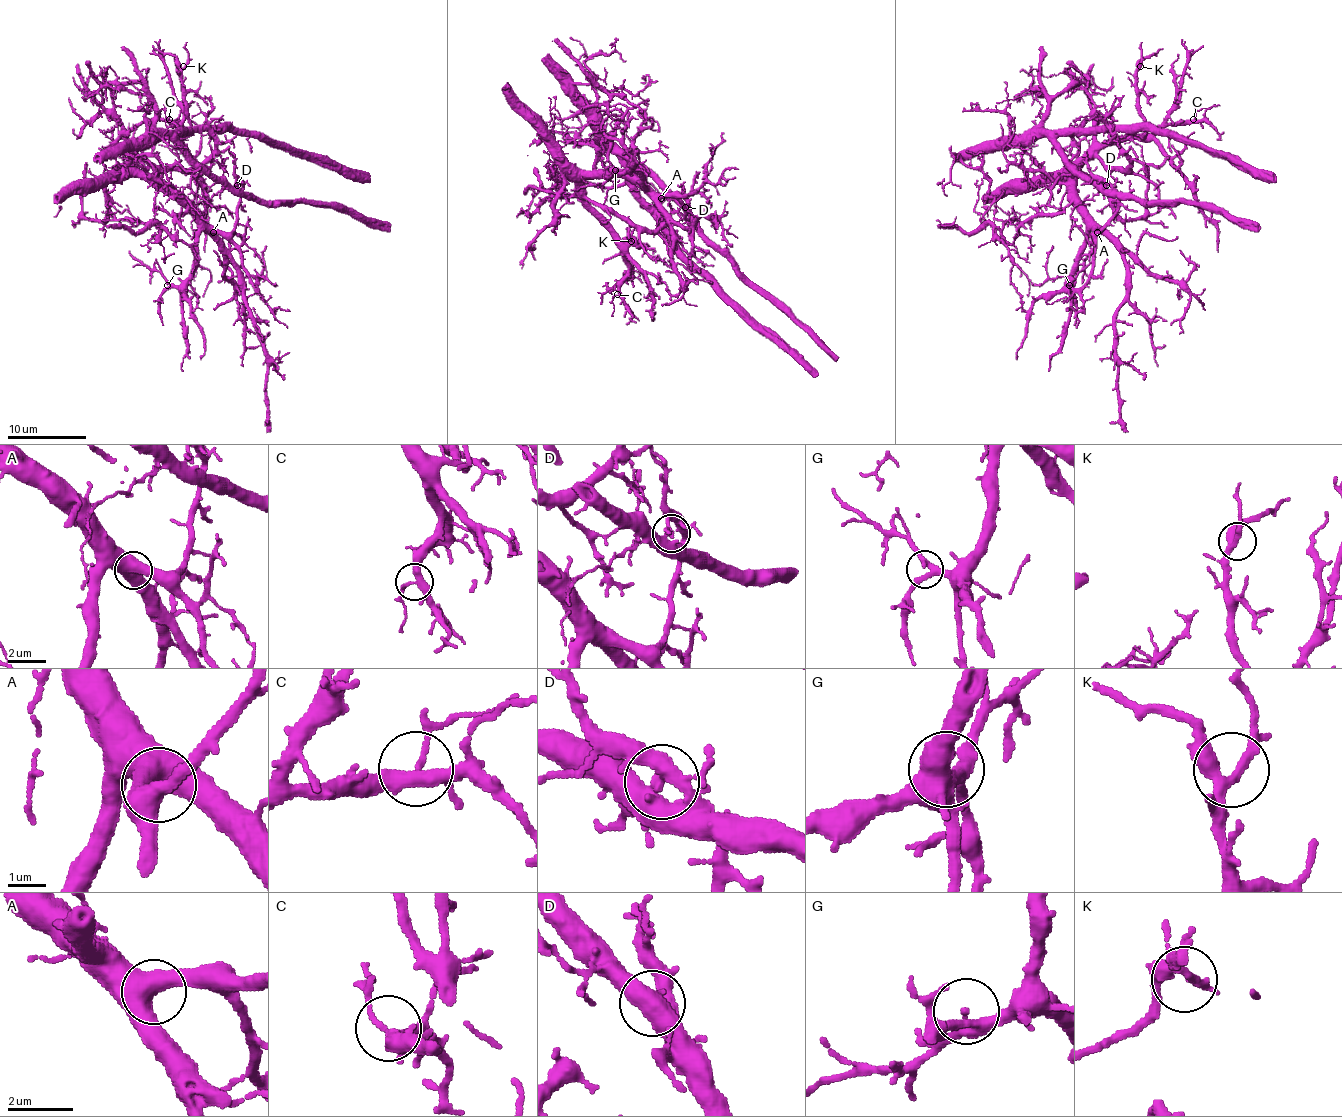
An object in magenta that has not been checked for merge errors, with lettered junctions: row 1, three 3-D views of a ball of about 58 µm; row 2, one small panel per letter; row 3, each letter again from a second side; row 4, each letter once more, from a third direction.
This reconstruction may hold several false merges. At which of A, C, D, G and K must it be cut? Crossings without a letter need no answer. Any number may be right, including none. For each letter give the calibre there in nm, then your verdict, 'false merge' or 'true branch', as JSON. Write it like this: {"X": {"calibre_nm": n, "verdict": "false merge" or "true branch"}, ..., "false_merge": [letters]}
{"A": {"calibre_nm": 600, "verdict": "true branch"}, "C": {"calibre_nm": 280, "verdict": "true branch"}, "D": {"calibre_nm": 460, "verdict": "false merge"}, "G": {"calibre_nm": 180, "verdict": "true branch"}, "K": {"calibre_nm": 280, "verdict": "true branch"}, "false_merge": ["D"]}

